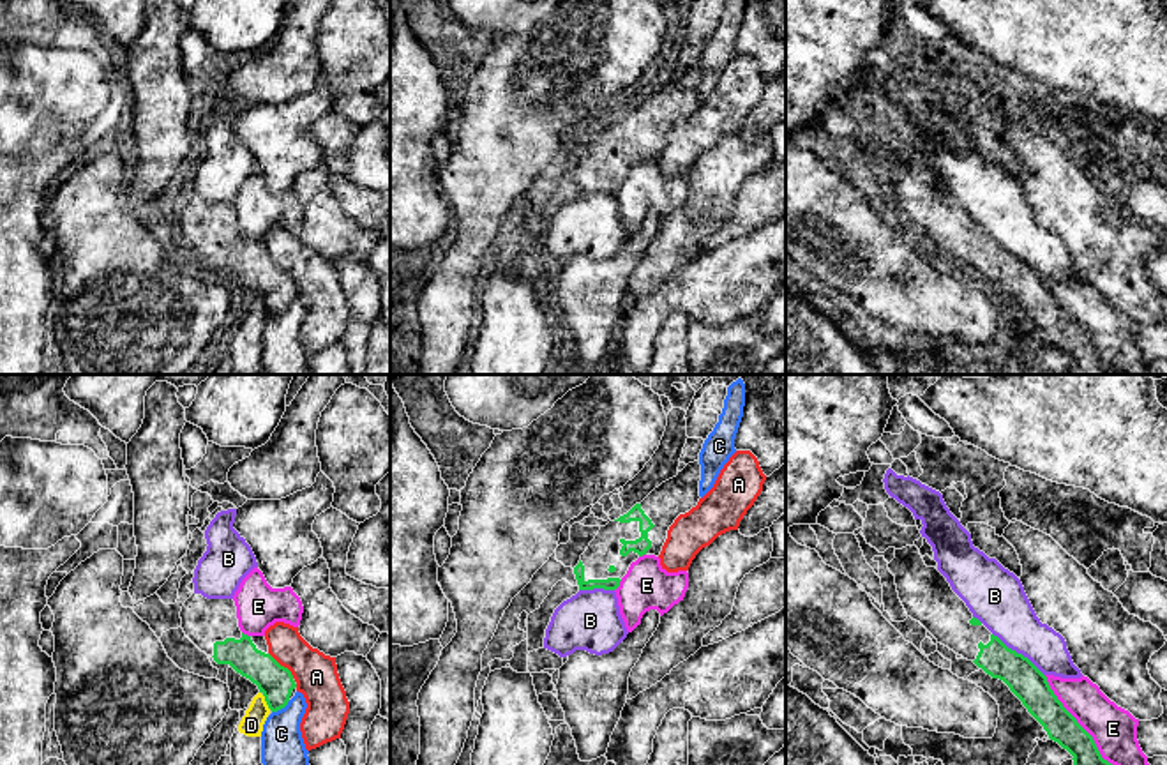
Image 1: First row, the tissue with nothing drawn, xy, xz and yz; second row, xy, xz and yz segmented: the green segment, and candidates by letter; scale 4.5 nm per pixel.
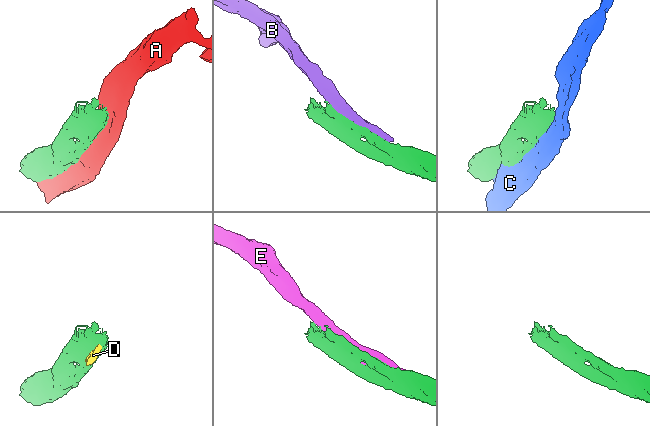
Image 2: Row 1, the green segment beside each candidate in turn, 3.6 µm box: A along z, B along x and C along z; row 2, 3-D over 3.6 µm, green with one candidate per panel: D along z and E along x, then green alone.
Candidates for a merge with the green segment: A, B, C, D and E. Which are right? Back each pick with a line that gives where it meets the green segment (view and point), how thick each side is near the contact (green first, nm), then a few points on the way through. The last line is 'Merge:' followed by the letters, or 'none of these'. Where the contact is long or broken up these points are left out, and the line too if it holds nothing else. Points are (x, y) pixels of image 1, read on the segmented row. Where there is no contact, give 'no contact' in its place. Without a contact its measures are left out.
Merge: none of these

